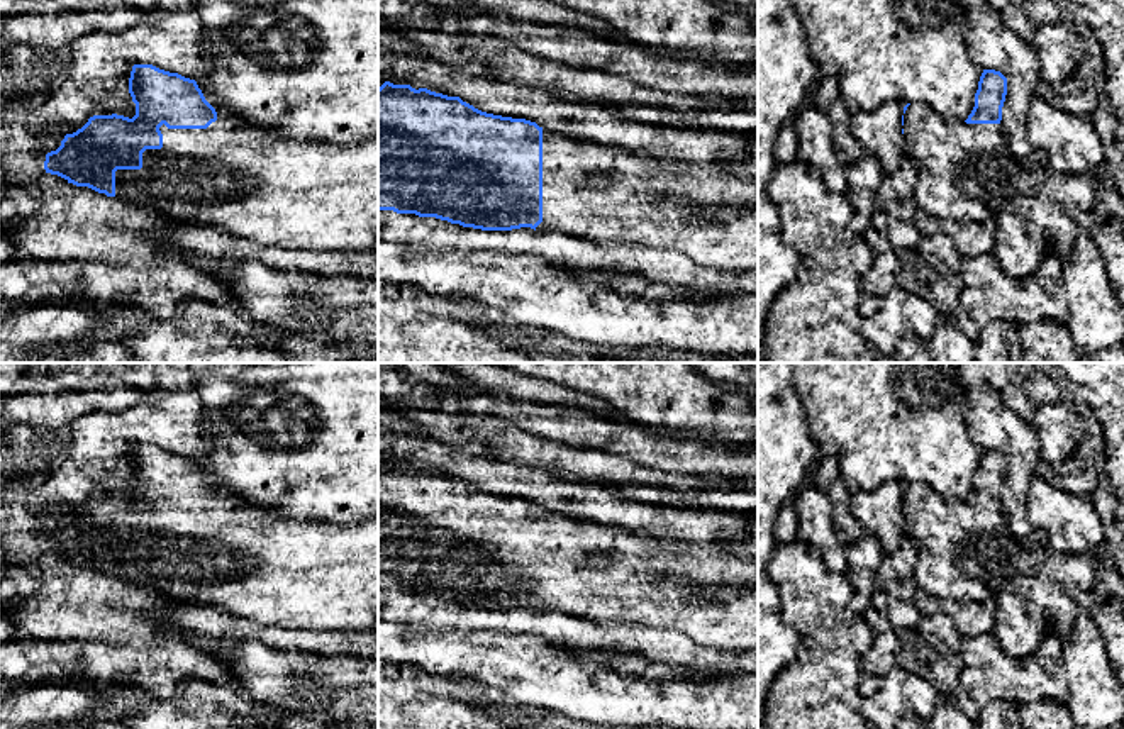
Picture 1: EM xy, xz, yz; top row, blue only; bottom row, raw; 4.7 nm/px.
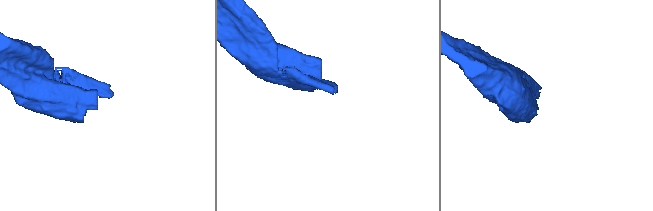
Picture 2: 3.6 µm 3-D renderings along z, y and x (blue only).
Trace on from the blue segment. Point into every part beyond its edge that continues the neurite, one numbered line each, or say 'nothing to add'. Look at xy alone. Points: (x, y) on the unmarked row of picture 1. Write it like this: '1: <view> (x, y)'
1: xy (256, 563)

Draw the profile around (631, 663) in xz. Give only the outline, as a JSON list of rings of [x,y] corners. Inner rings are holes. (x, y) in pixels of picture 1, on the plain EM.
[[[568,646],[559,648],[568,649],[571,654],[581,659],[607,665],[617,671],[637,675],[646,680],[668,680],[668,678],[704,680],[710,676],[710,673],[695,671],[687,666],[671,666],[639,654],[622,653],[615,649],[576,649]]]

